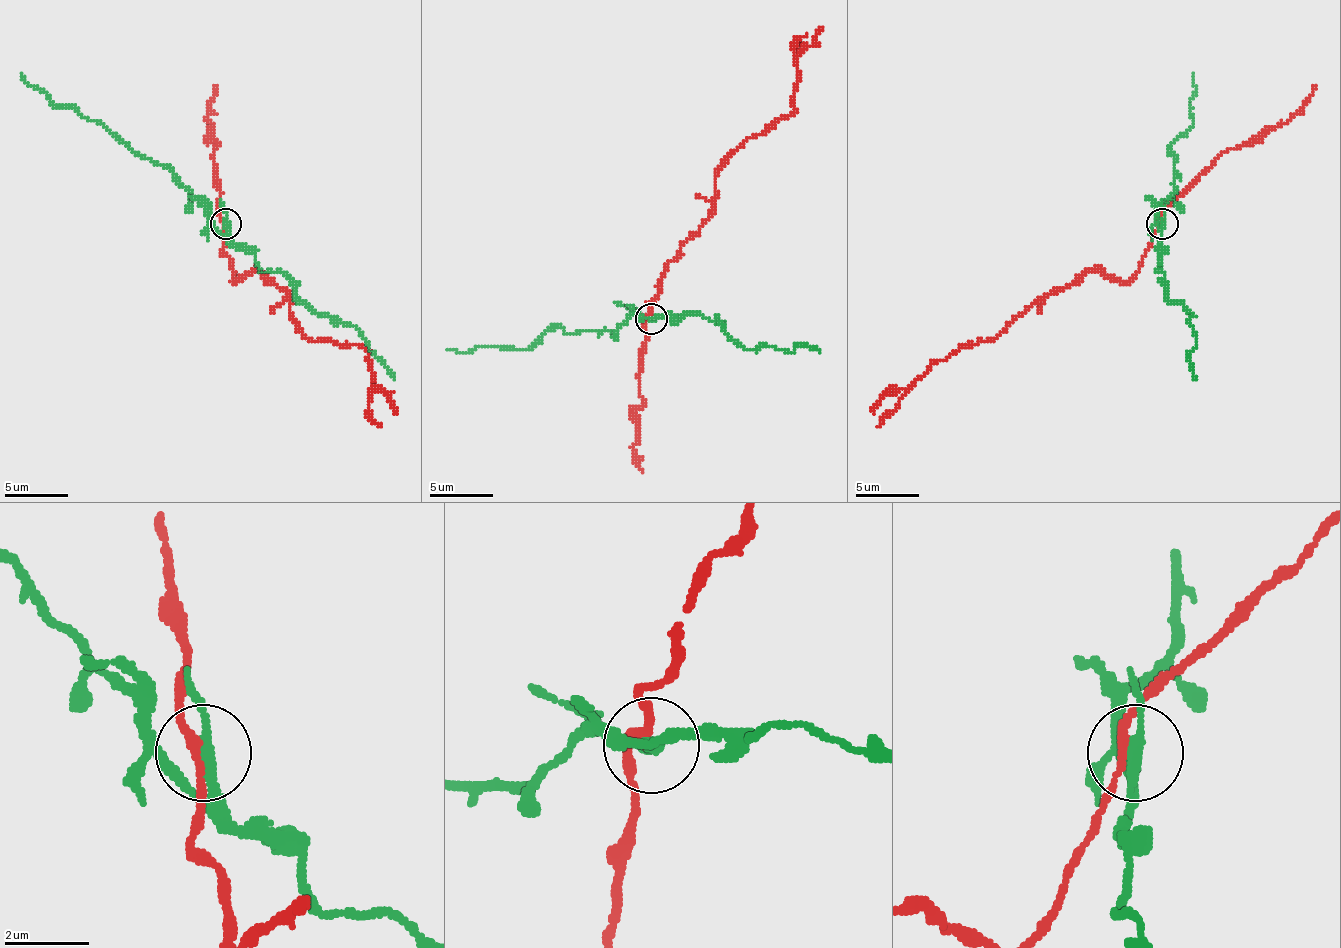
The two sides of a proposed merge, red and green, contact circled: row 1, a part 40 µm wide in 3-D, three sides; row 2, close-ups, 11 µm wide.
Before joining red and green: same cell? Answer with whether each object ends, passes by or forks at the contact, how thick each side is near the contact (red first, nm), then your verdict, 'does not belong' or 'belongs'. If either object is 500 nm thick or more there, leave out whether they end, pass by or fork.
red passes by; green forks there; 190 nm thick on the red side, 200 nm on the other; does not belong

